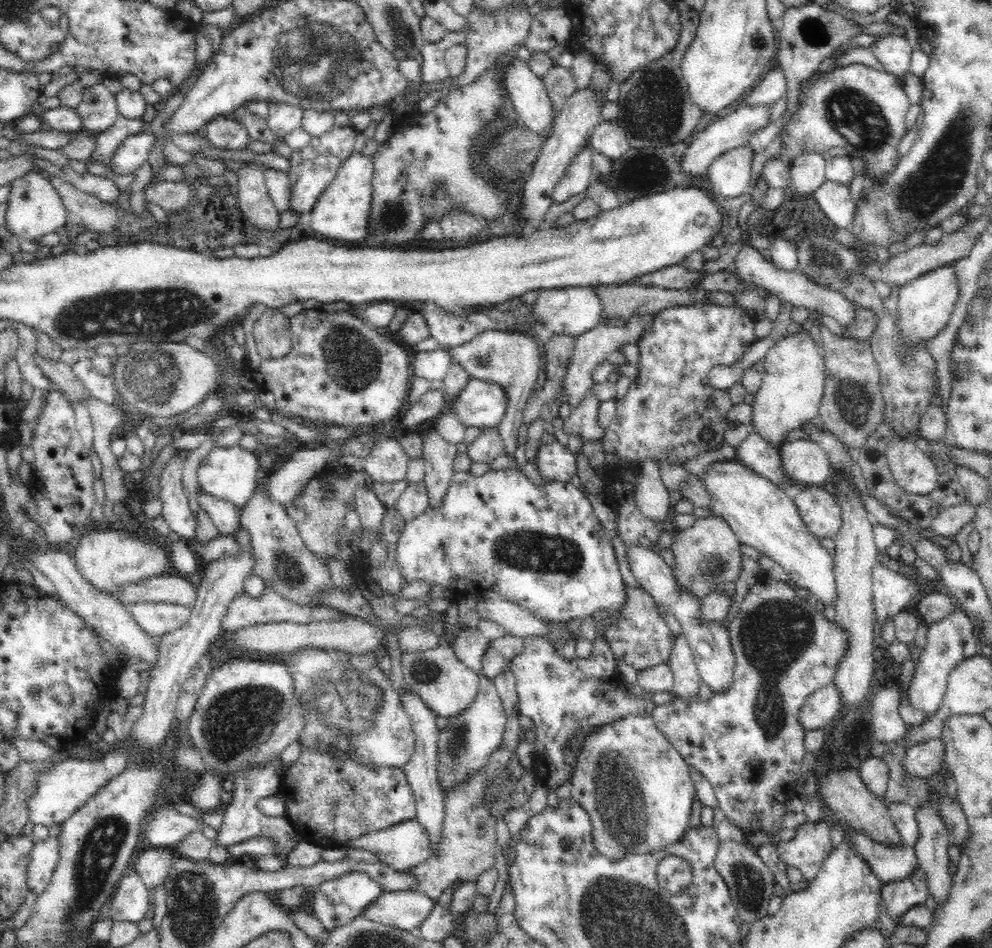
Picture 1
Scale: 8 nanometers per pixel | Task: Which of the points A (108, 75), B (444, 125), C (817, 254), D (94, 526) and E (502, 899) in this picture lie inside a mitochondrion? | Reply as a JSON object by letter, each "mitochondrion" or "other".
{"A":"other","B":"other","C":"mitochondrion","D":"other","E":"other"}

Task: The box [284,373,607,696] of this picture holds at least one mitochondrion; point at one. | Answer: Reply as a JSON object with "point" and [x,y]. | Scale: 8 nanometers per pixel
{"point":[526,550]}

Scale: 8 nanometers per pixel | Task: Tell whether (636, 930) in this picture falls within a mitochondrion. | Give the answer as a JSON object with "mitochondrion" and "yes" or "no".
{"mitochondrion":"yes"}

